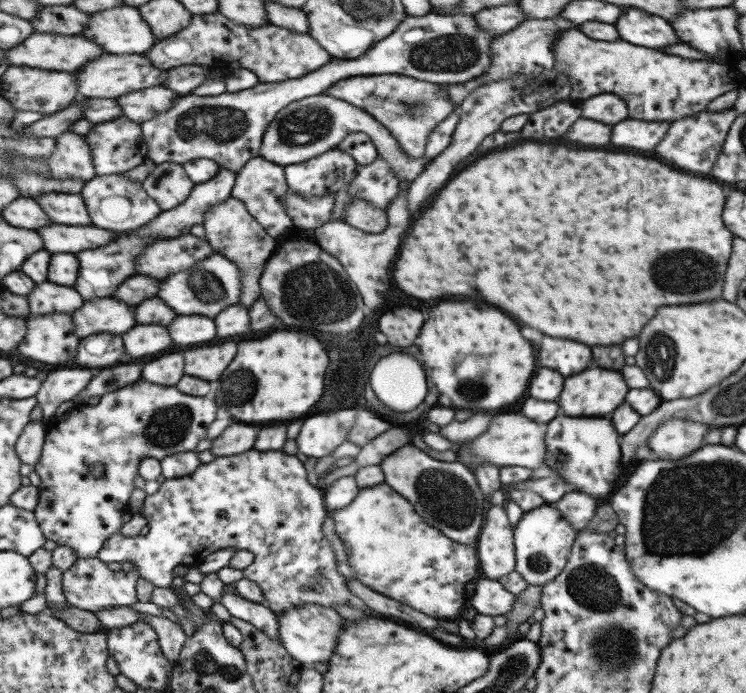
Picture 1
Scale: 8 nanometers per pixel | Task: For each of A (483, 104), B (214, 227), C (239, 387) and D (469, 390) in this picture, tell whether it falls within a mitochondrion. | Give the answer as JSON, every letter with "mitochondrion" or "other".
{"A":"other","B":"other","C":"mitochondrion","D":"mitochondrion"}

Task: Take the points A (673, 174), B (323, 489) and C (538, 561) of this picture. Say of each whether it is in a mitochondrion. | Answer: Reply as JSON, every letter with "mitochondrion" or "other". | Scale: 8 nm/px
{"A":"other","B":"other","C":"mitochondrion"}

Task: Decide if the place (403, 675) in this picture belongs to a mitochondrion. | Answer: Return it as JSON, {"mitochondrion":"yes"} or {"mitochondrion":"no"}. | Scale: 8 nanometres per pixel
{"mitochondrion":"no"}

